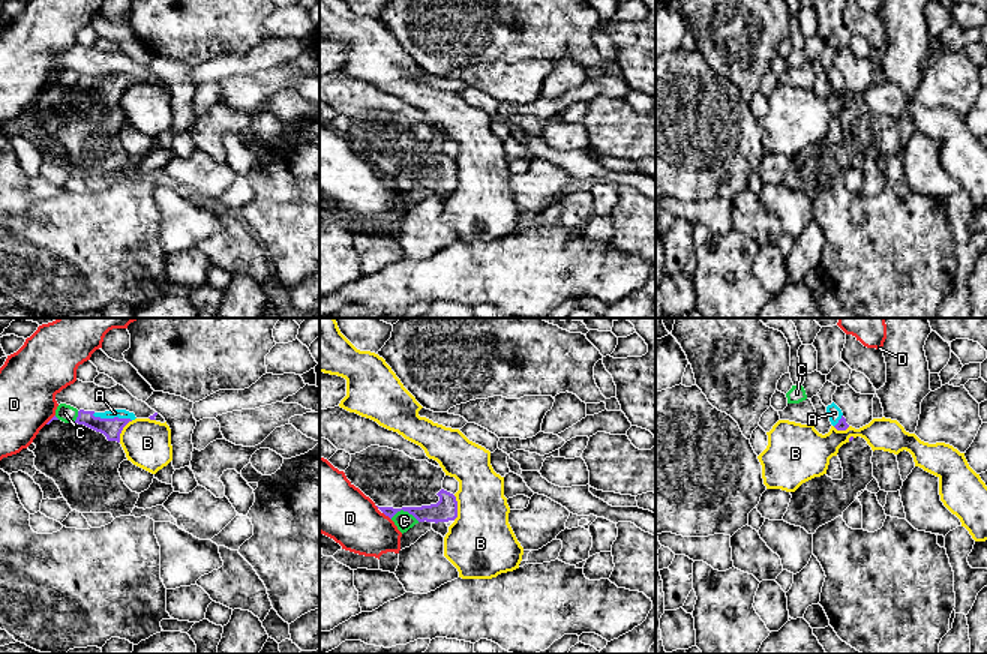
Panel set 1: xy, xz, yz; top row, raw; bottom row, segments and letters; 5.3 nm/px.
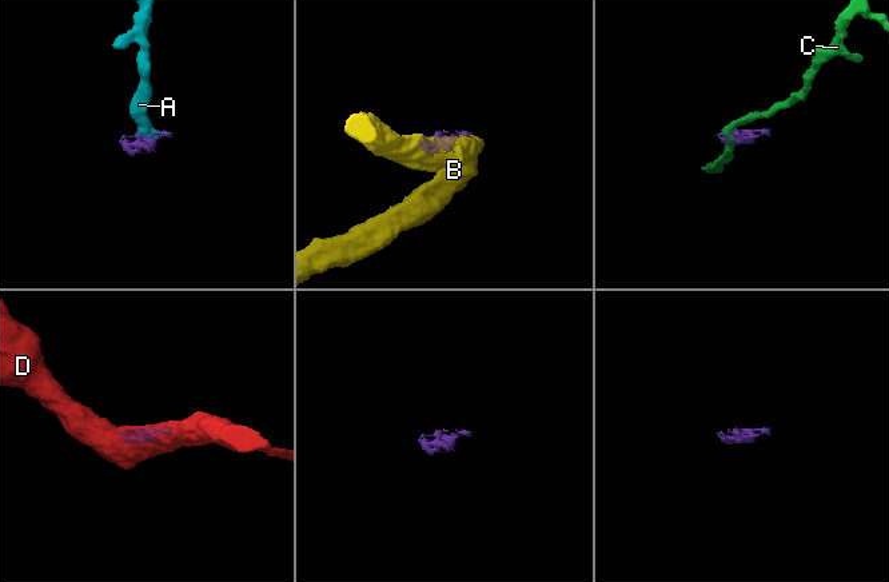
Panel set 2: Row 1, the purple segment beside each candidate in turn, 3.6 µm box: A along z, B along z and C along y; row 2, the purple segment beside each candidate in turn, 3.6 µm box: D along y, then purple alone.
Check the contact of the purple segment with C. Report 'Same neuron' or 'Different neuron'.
Different neuron

